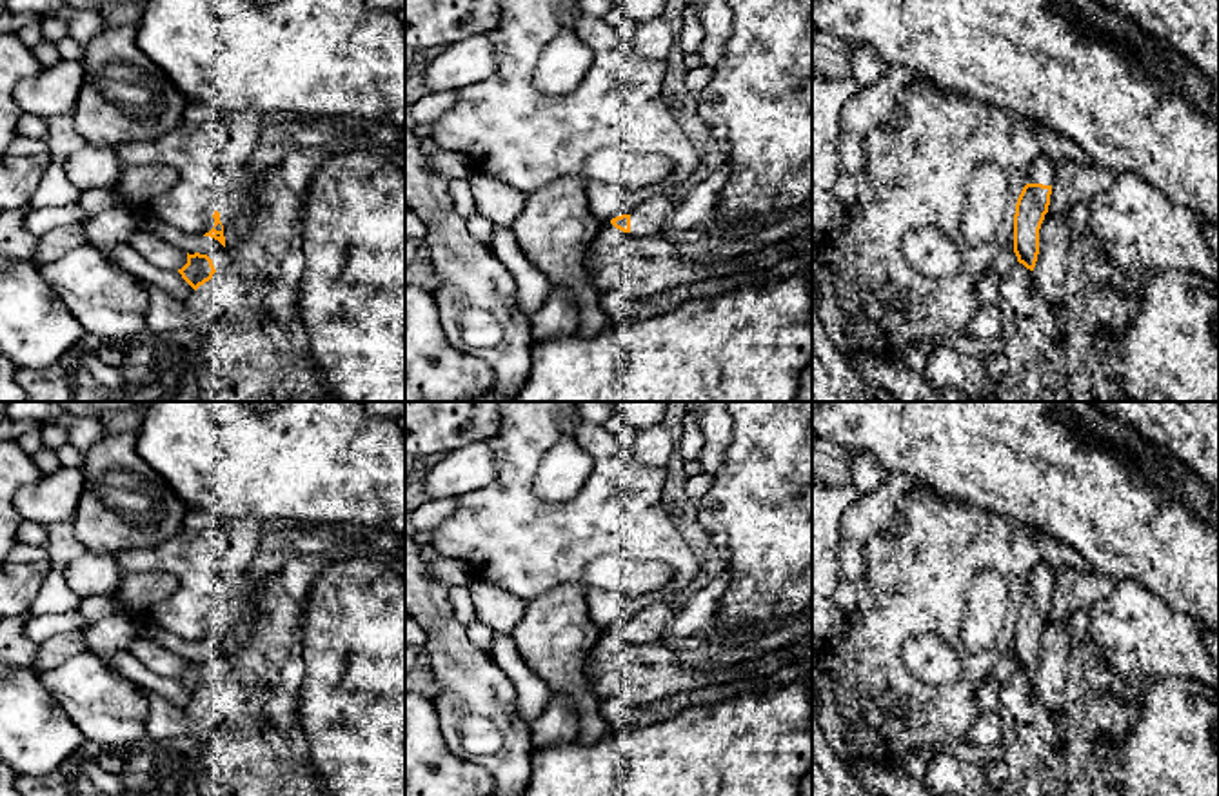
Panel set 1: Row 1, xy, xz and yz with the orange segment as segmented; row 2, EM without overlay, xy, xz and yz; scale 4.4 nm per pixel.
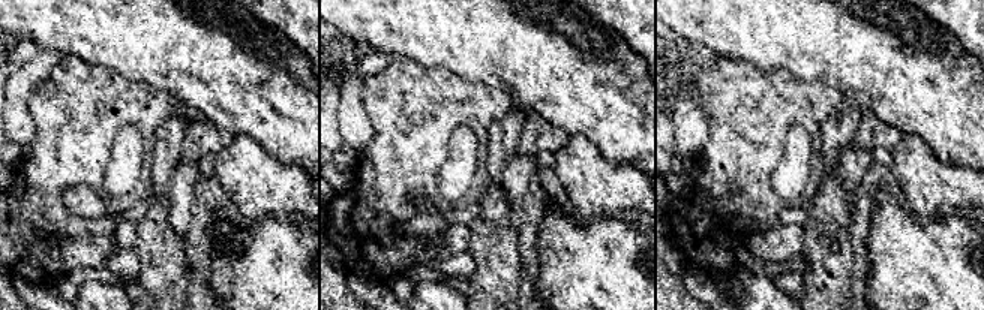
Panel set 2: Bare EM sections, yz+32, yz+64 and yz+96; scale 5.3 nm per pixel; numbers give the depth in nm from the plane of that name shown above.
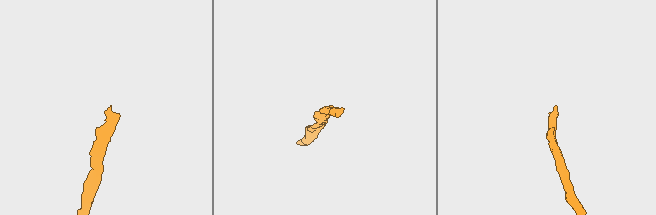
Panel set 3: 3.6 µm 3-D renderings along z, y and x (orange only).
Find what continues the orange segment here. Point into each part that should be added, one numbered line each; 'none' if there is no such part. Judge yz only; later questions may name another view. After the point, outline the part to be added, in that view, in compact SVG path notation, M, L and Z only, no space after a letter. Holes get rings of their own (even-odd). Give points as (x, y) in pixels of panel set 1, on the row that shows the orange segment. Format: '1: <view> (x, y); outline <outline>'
1: yz (1041, 169); outline M1039 153L1028 167L1026 184L1052 185L1054 171L1055 164L1048 156Z

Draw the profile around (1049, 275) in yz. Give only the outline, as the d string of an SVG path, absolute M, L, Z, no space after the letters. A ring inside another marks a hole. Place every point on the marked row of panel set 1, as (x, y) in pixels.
M1048 211L1039 229L1039 254L1032 276L1037 293L1052 309L1063 298L1068 249L1068 214Z

